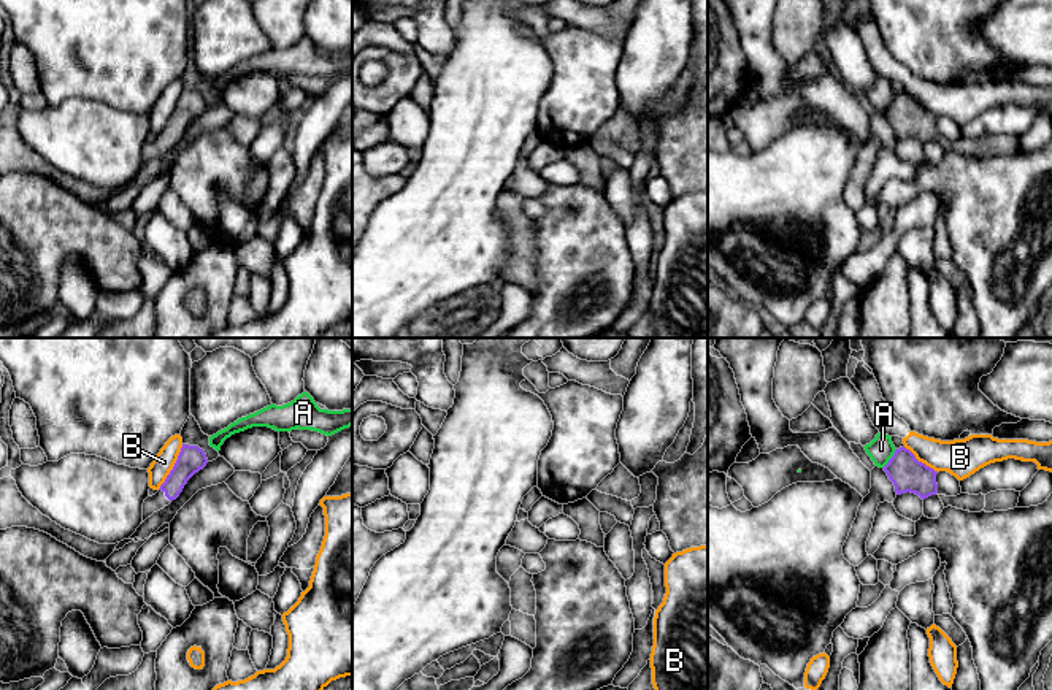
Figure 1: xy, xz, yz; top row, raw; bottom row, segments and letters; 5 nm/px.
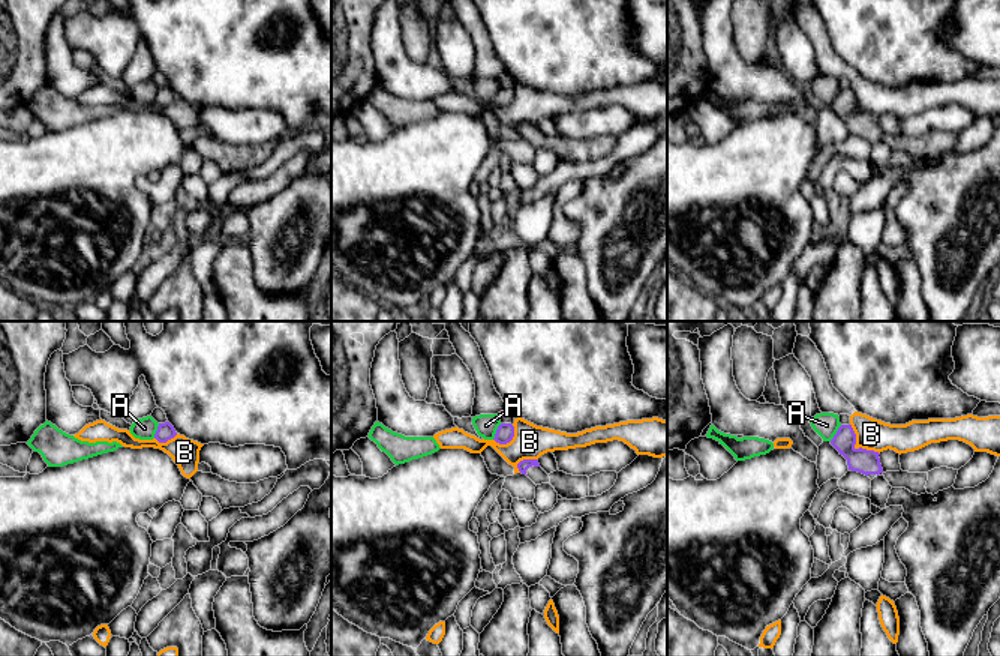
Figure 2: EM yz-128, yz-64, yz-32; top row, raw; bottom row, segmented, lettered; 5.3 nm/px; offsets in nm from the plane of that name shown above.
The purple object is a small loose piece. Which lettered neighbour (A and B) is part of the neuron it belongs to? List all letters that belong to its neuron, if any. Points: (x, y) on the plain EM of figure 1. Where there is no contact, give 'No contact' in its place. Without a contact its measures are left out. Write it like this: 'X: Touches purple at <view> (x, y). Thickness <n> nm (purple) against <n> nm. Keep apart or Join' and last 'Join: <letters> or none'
A: Touches purple at yz (890, 103). Thickness 180 nm (purple) against 140 nm. Keep apart
B: Touches purple at xy (173, 111). Thickness 140 nm (purple) against 100 nm. Keep apart
Join: none

